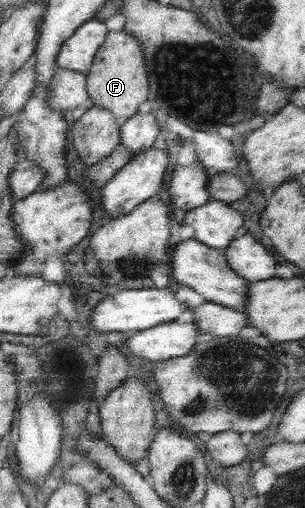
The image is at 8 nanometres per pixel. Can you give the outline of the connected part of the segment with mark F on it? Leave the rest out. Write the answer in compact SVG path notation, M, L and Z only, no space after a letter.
M121 30L107 31L104 41L93 55L85 73L85 90L92 106L112 113L116 126L120 128L128 118L137 113L140 103L148 95L148 78L140 44L131 35Z

